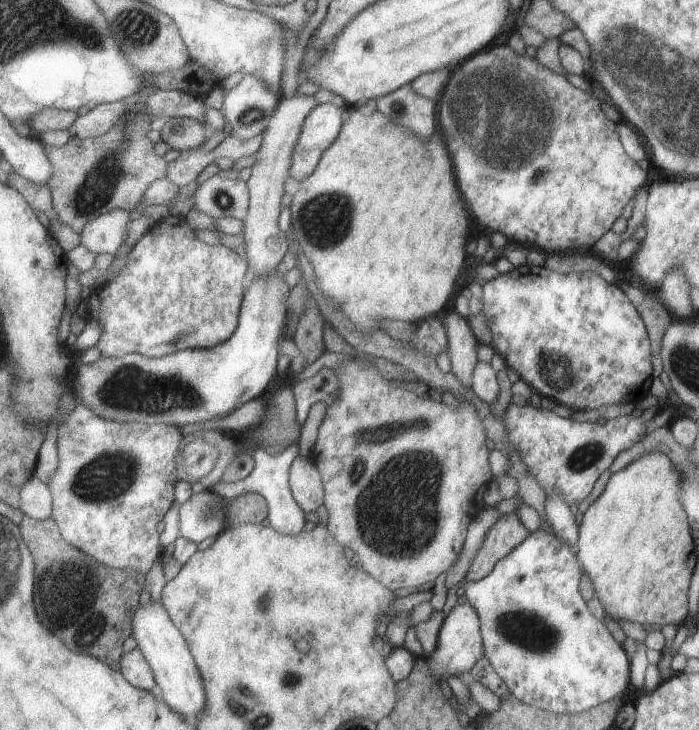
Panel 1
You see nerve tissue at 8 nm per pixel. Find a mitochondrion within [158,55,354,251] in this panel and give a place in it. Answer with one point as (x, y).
(327, 220)

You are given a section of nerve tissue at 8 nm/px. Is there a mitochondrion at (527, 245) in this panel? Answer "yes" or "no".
no

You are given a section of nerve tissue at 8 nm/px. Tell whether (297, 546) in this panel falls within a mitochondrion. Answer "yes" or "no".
no

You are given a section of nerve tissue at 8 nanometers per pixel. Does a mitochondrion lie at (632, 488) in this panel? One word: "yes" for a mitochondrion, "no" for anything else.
no

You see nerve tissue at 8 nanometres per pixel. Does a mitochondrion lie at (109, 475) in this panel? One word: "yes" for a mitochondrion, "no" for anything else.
yes

